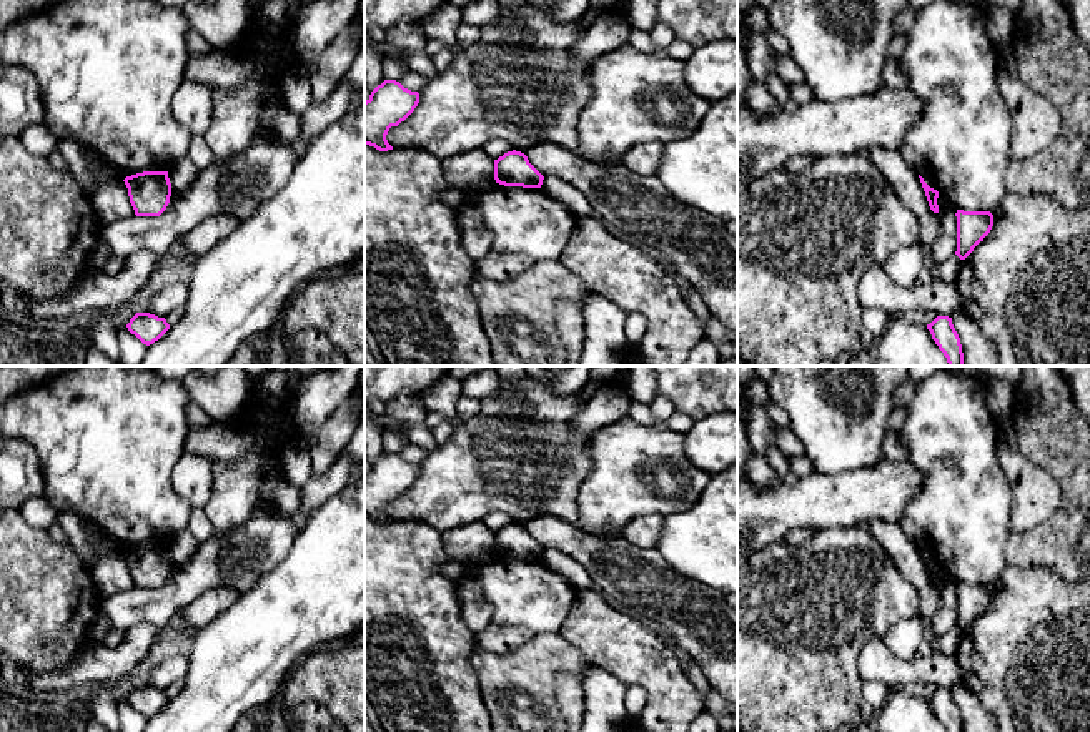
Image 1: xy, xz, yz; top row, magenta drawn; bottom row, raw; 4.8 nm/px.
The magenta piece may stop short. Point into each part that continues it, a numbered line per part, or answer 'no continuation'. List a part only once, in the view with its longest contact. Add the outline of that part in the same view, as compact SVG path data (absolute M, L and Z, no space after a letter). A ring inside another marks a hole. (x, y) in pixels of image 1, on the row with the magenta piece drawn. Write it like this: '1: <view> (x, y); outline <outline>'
no continuation

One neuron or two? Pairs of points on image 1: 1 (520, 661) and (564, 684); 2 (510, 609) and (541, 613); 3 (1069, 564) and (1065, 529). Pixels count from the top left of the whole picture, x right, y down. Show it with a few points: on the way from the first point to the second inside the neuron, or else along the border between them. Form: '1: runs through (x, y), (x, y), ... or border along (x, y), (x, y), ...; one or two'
1: border along (569, 672), (556, 677), (556, 702), (563, 714); two
2: runs through (518, 609), (533, 609); one
3: runs through (1069, 556), (1069, 538); one

